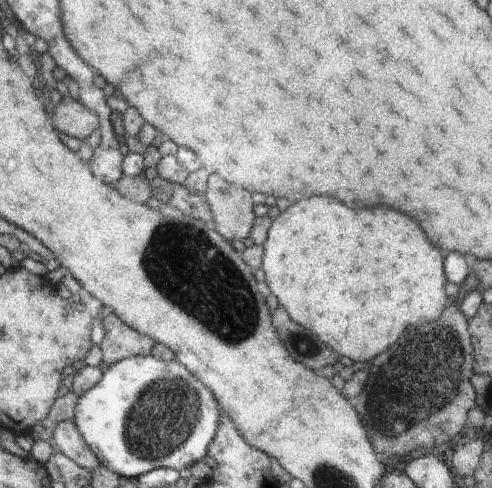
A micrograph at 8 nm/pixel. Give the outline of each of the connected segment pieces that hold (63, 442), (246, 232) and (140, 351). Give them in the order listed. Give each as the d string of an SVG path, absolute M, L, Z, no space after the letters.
M76 420L62 421L57 425L54 434L58 449L88 470L96 470L101 464L99 456L92 450L84 434L80 432Z
M213 173L209 180L207 198L216 214L215 223L226 240L248 240L251 235L254 212L252 194L246 188L230 184L220 174Z
M113 311L104 312L103 326L106 336L100 344L104 350L104 363L109 367L133 356L150 356L159 342L129 325Z

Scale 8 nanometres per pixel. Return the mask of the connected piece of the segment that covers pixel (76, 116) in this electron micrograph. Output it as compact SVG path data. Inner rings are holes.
M72 95L66 96L56 106L54 120L56 128L82 141L102 128L100 114L92 112L92 108L88 108L80 98Z

